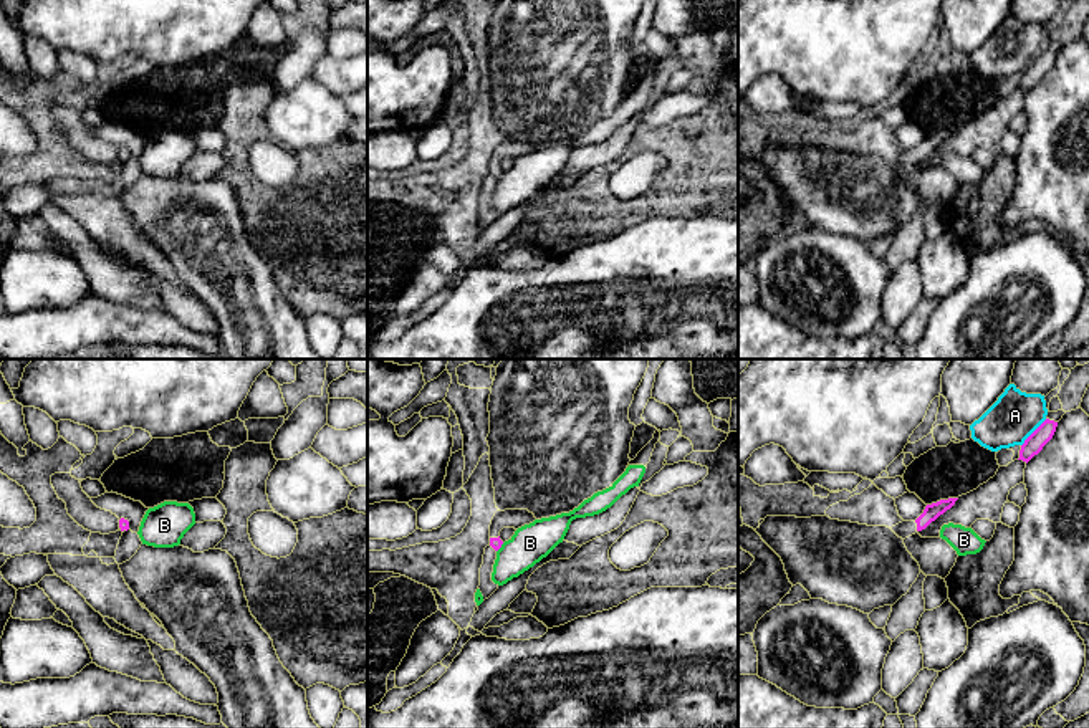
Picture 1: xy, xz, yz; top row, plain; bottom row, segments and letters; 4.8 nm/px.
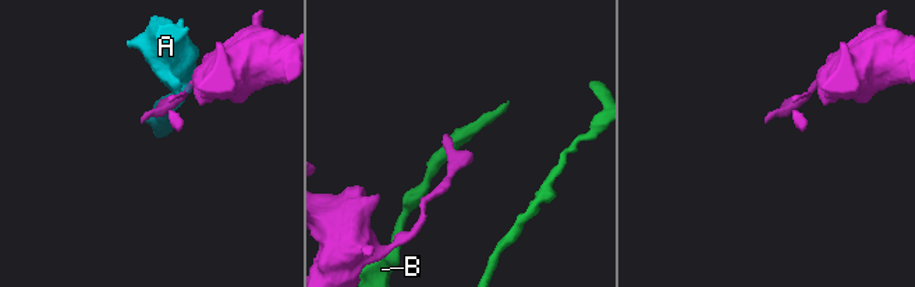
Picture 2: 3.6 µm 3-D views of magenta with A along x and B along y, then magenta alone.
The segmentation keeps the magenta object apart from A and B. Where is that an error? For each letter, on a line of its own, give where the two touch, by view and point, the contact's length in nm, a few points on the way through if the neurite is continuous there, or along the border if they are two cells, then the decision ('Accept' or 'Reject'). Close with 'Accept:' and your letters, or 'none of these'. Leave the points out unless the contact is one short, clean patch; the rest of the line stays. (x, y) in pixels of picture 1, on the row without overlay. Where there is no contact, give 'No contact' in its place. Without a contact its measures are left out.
A: Touches magenta at yz (1033, 62). Shared border 180 nm. Reject
B: Touches magenta at xz (500, 176). Shared border 60 nm. Reject
Accept: none of these

